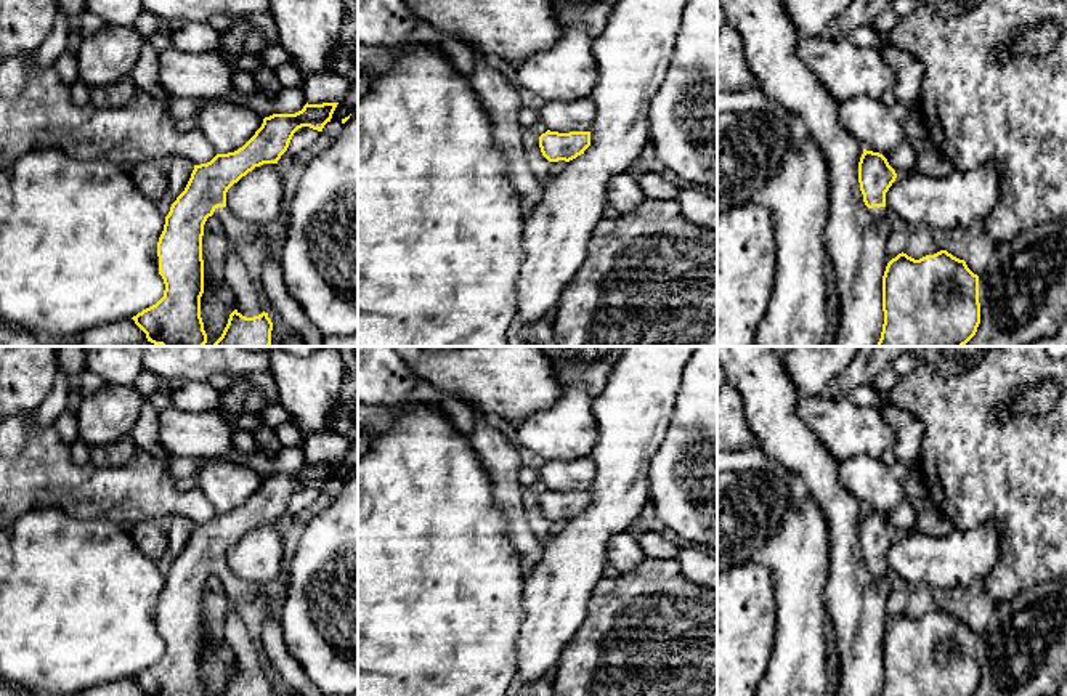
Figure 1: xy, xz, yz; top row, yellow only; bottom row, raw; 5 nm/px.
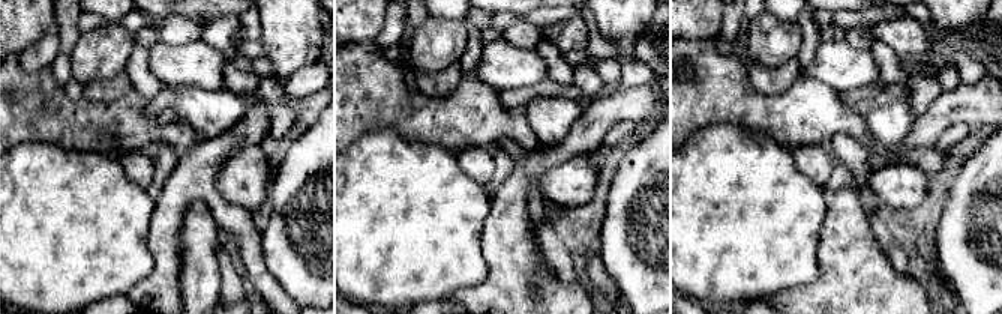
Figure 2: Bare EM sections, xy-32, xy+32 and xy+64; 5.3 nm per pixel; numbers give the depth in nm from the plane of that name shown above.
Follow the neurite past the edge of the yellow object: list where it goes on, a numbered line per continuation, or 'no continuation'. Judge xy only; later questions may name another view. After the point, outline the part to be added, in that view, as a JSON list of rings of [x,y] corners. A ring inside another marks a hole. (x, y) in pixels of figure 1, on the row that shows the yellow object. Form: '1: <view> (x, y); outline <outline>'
1: xy (238, 231); outline [[[218,207],[213,215],[221,221],[225,233],[233,245],[255,242],[260,239],[260,226],[237,218],[229,208]]]

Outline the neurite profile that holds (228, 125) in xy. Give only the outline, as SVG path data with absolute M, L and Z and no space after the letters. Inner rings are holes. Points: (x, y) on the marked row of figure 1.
M207 99L196 112L194 127L207 136L217 154L228 154L242 148L263 119L245 104Z

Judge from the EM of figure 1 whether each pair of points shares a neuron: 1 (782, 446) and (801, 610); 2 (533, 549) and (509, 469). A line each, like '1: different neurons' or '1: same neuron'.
1: different neurons
2: same neuron

